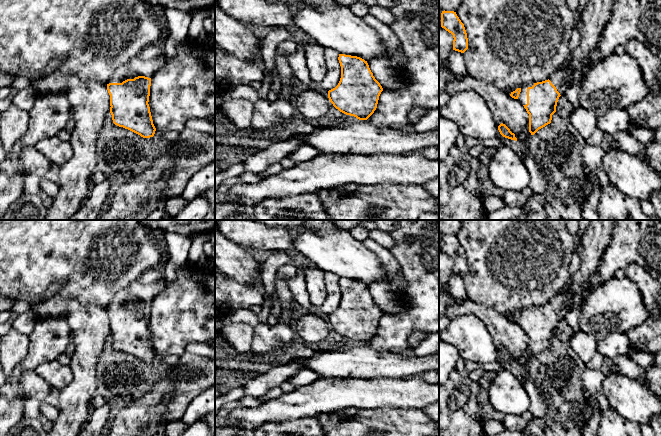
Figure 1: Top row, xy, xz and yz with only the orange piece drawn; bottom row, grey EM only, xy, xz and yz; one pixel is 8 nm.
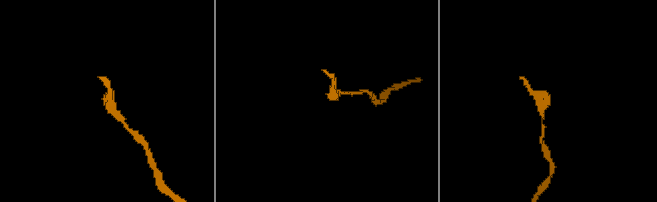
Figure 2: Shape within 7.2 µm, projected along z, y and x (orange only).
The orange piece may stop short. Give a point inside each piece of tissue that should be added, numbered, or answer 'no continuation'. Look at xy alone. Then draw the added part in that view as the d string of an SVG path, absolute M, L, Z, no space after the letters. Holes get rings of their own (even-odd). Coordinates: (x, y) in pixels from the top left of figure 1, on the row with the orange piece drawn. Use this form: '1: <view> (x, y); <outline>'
1: xy (152, 58); M162 44L149 45L138 56L117 68L108 82L122 83L138 76L152 78L165 65L165 60Z

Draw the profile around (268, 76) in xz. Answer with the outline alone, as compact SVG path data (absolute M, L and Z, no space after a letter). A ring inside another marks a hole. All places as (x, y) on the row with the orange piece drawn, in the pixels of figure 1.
M267 69L264 70L264 77L263 80L261 81L262 84L268 81L271 85L271 87L277 87L277 80L274 76L273 72L269 72Z

